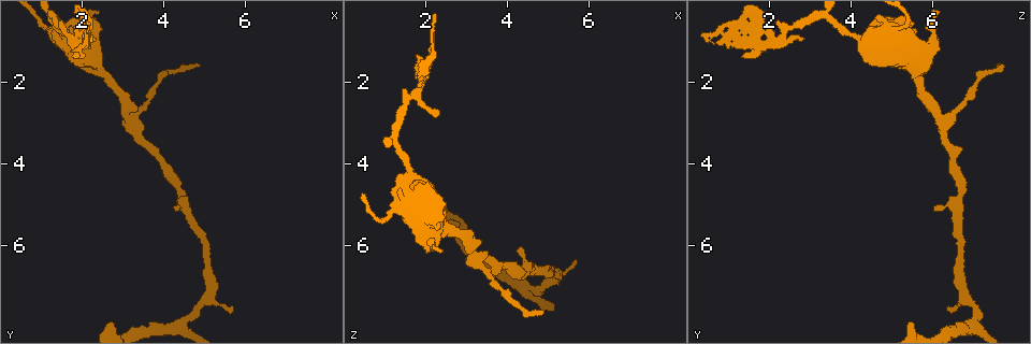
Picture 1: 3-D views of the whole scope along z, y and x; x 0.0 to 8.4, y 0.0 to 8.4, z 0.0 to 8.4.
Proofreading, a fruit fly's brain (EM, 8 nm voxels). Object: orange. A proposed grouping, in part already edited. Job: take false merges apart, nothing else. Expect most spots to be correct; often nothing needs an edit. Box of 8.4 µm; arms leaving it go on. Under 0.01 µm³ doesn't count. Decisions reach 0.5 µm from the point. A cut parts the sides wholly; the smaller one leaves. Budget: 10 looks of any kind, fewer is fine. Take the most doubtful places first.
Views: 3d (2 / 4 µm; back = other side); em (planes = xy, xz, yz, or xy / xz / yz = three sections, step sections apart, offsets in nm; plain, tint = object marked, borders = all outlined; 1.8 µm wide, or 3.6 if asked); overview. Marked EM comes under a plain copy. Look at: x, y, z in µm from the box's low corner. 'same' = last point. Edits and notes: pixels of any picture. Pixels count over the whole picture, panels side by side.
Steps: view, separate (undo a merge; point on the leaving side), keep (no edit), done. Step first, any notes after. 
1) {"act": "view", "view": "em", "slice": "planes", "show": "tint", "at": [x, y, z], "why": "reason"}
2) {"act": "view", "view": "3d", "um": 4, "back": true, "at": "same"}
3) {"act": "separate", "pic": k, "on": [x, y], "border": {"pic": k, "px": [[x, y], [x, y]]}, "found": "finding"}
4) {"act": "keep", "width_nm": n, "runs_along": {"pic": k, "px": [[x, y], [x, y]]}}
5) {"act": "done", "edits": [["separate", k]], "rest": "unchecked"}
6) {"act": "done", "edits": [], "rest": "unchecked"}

{"act": "view", "view": "3d", "um": 4, "at": [1.80, 1.00, 5.35]}

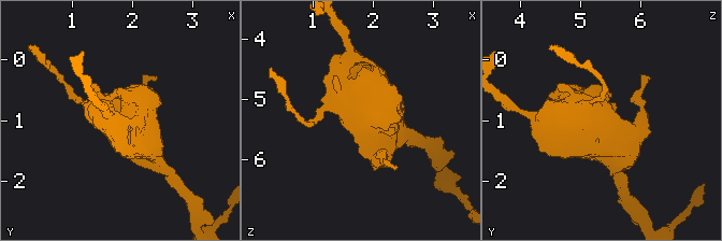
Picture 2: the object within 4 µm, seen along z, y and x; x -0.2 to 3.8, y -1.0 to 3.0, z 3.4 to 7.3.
{"act": "view", "view": "em", "um": 3.6, "slice": "yz", "step": 4, "show": "tint", "at": [1.75, 1.00, 5.40]}

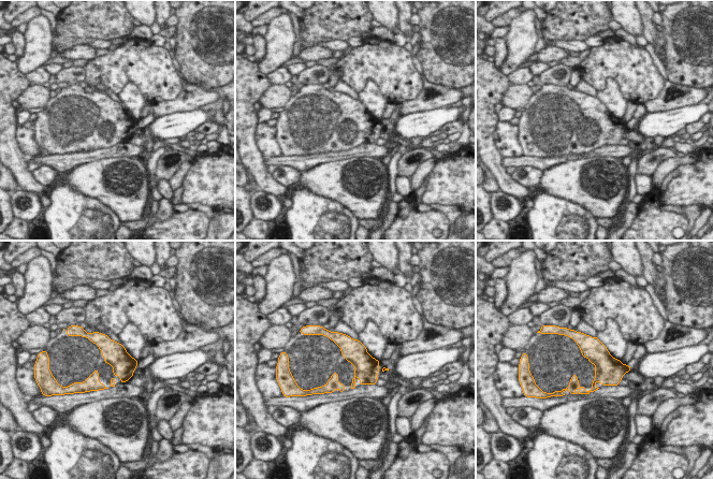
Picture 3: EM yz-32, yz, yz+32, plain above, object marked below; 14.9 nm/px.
{"act": "view", "view": "em", "um": 3.6, "slice": "planes", "show": "tint", "at": "same"}

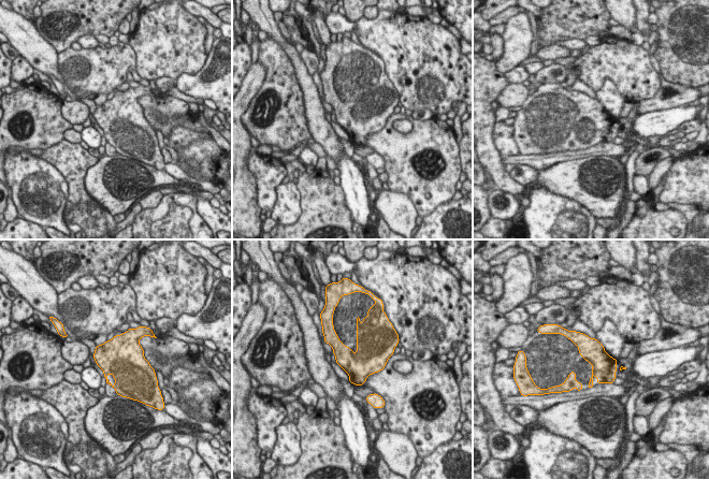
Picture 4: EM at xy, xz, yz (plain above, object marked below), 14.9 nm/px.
{"act": "keep", "found": "one neuron here"}

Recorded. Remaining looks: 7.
{"act": "view", "view": "em", "slice": "planes", "show": "tint", "at": [1.95, 1.20, 1.70], "why": "abrupt turn"}

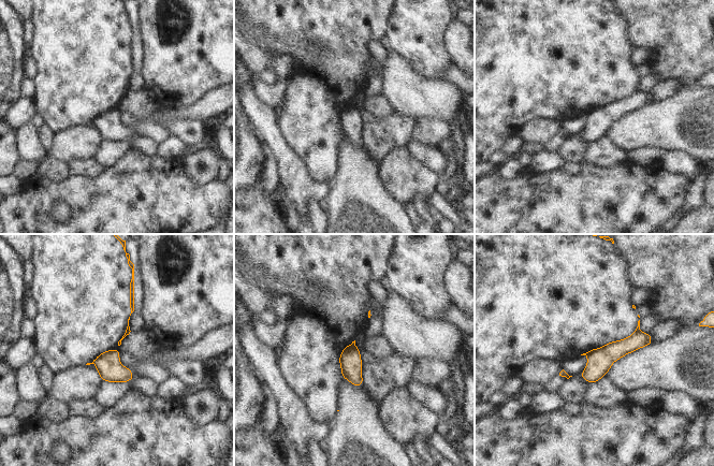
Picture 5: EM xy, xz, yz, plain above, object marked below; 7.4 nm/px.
{"act": "keep", "runs_along": {"pic": 5, "px": [[649, 338], [613, 350], [583, 375]]}, "found": "continuous, no second neuron"}

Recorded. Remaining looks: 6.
{"act": "view", "view": "em", "slice": "planes", "show": "borders", "at": [4.40, 7.90, 7.05], "why": "a fork"}

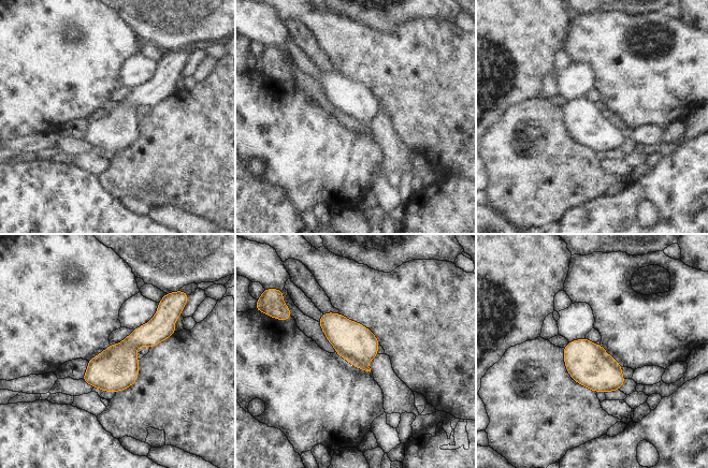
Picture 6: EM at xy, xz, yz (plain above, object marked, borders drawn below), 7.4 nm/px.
{"act": "keep", "found": "continuous, no second neuron"}

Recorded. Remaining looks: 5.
{"act": "view", "view": "em", "slice": "yz", "step": 8, "show": "tint", "at": [3.20, 3.05, 6.25]}

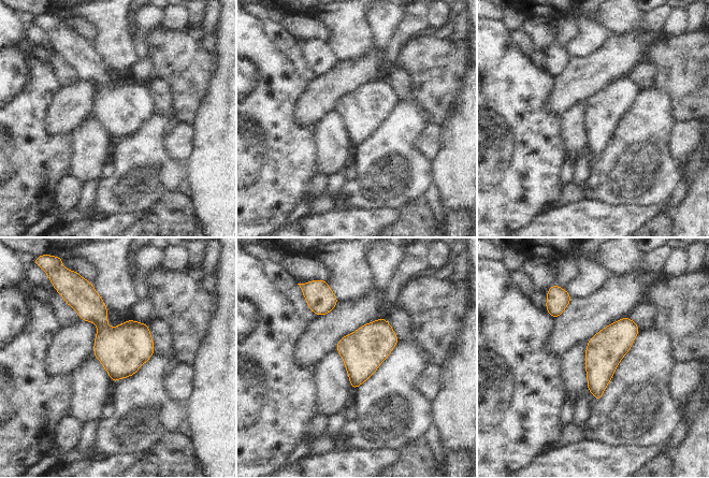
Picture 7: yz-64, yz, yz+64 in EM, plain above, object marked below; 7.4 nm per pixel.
{"act": "view", "view": "em", "slice": "xy", "step": 4, "show": "tint", "at": "same"}

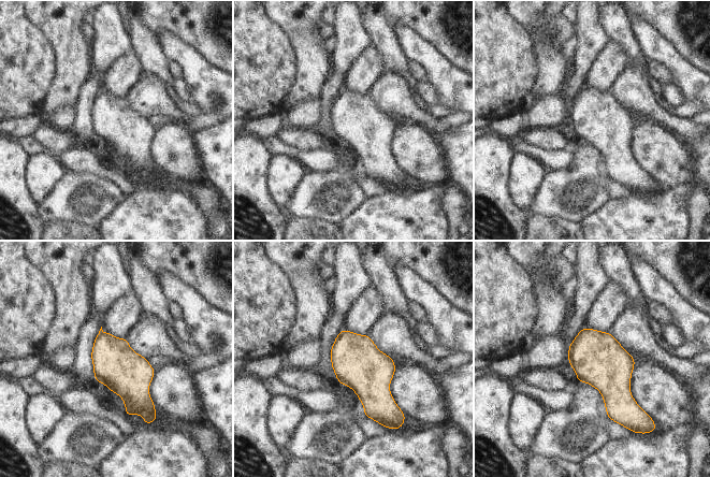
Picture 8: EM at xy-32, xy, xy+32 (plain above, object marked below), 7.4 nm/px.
{"act": "keep", "width_nm": 340, "found": "one neuron here"}

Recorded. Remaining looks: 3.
{"act": "done", "edits": [], "rest": "unchecked"}

